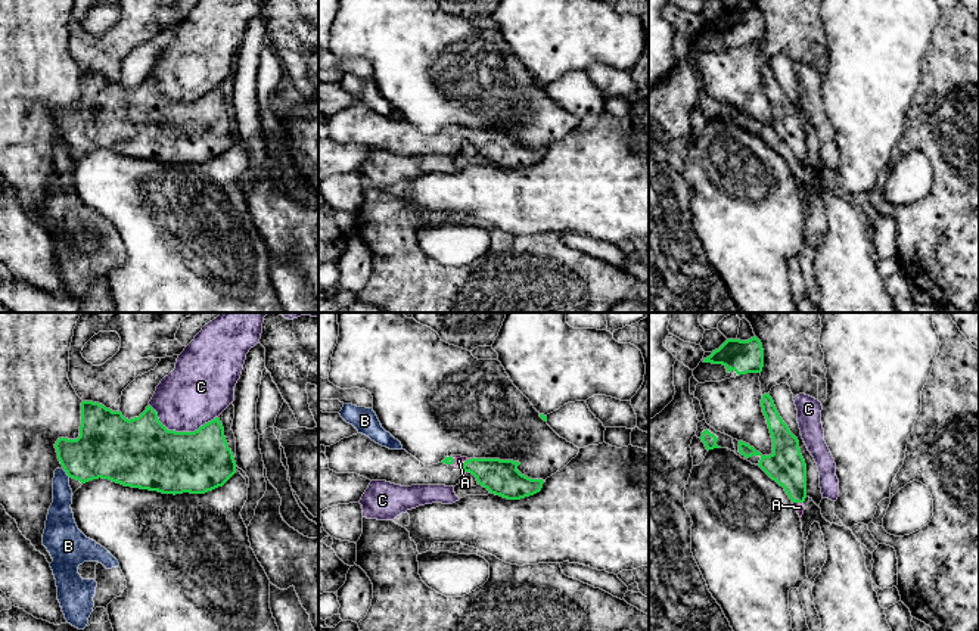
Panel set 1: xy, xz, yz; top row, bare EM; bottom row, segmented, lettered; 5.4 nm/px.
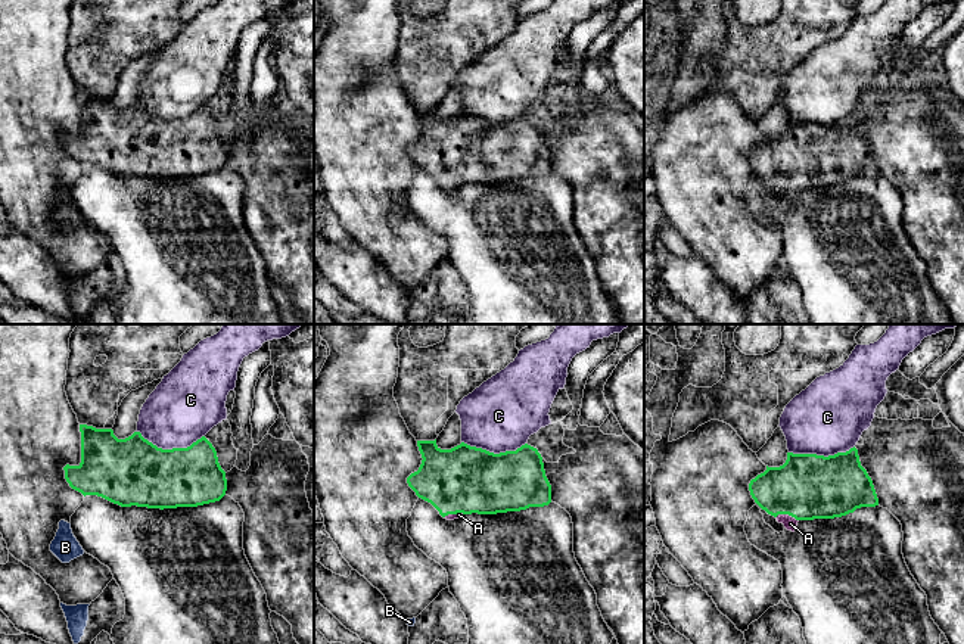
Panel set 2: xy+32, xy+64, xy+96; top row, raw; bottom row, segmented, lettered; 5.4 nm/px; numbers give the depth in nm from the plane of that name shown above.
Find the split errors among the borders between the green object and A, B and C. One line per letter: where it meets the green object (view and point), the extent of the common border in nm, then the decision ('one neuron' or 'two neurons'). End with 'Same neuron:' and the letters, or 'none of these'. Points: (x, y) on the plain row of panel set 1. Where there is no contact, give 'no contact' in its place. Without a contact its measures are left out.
A: meets green in xz at (465, 131); contact 80 nm long; one neuron
B: meets green in xy at (67, 143); contact 60 nm long; two neurons
C: meets green in xy at (180, 102); contact 380 nm long; two neurons
Same neuron: A

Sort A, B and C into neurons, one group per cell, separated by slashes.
A / B / C

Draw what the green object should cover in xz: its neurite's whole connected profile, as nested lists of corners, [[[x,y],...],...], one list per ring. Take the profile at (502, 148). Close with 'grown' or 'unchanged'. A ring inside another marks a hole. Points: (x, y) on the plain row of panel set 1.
[[[445,127],[441,133],[461,137],[491,164],[507,170],[520,170],[541,161],[544,150],[531,149],[518,140],[519,131],[500,128]]] | grown

